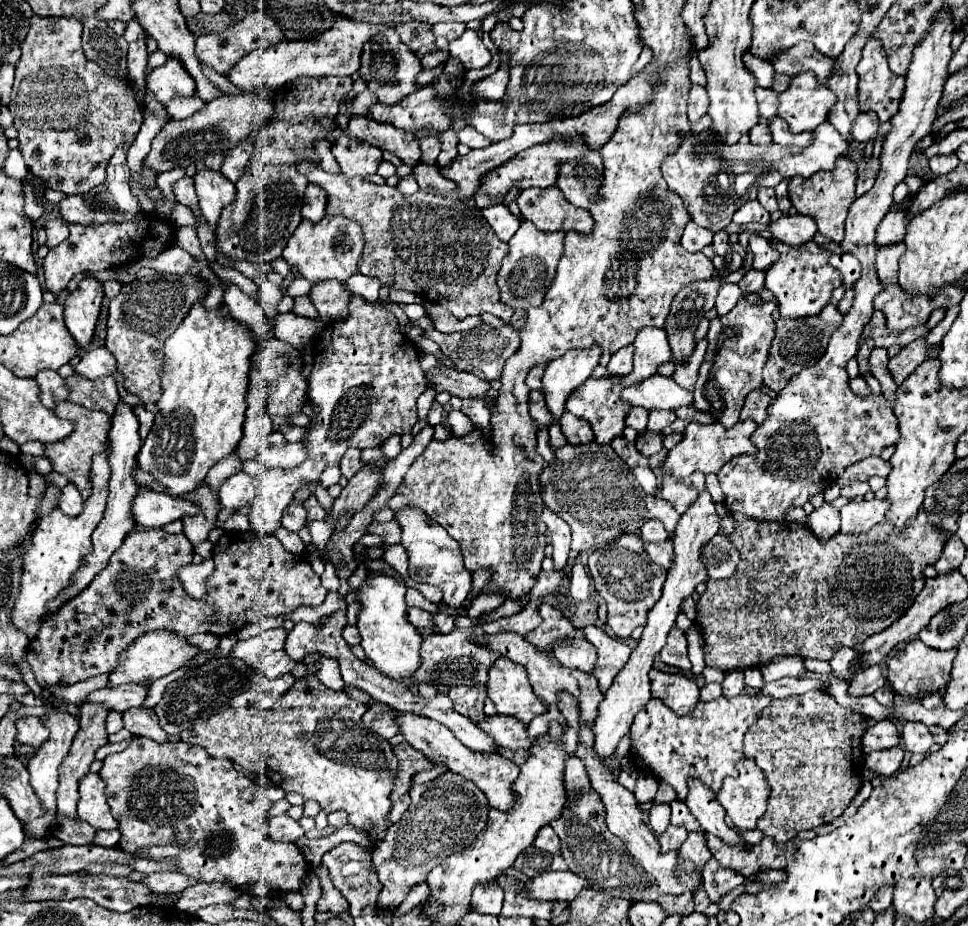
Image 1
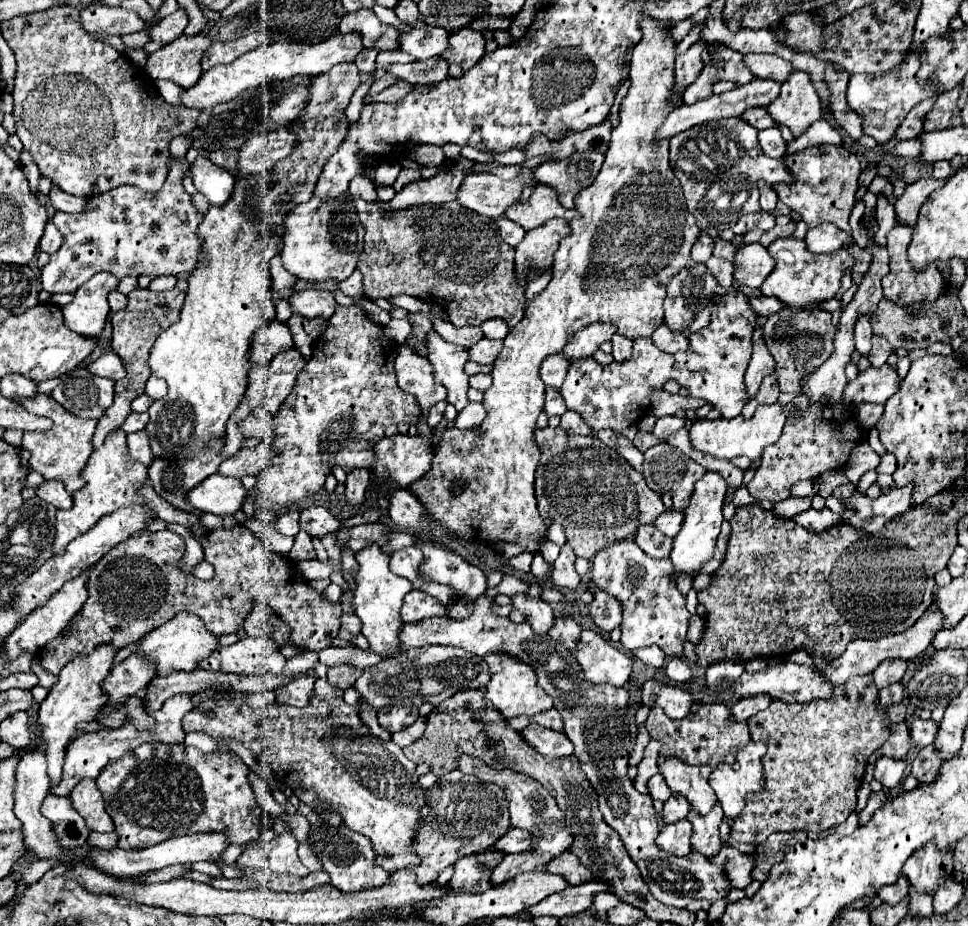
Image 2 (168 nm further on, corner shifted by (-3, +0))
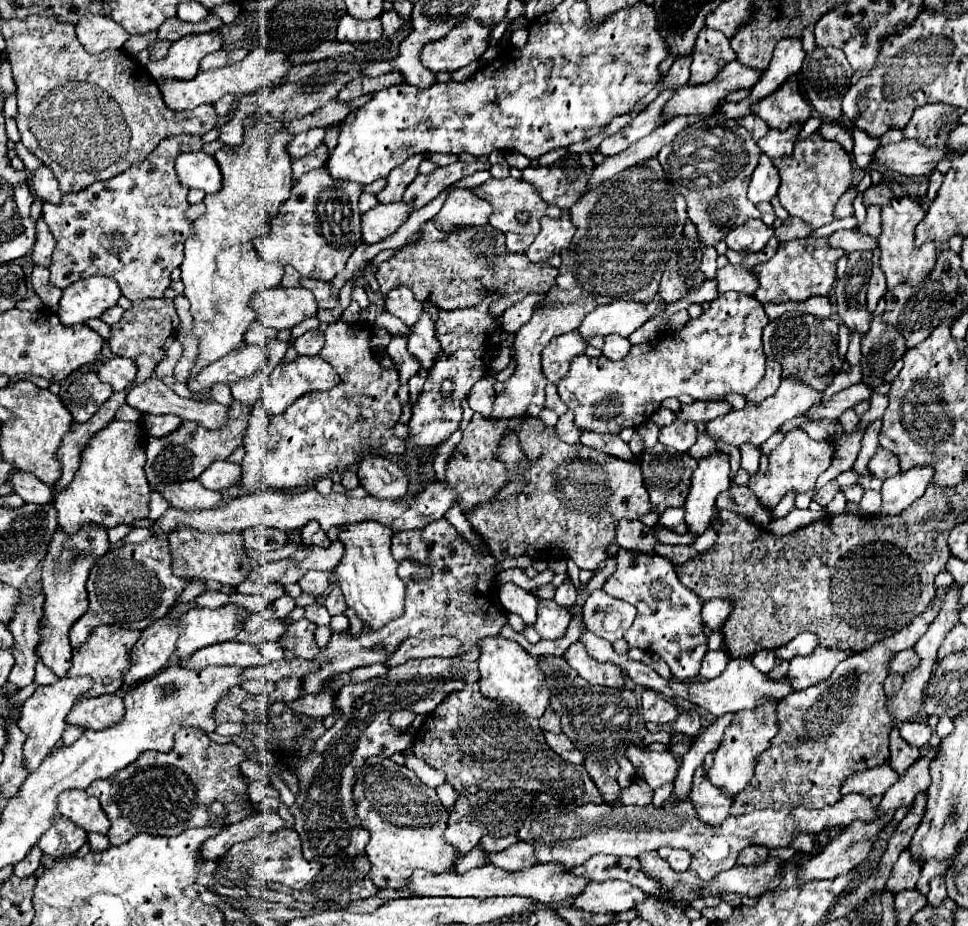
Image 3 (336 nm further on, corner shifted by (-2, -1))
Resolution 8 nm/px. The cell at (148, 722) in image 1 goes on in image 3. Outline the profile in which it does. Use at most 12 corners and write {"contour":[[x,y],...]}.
{"contour":[[89,697],[75,703],[67,725],[107,729],[121,721],[123,699]]}

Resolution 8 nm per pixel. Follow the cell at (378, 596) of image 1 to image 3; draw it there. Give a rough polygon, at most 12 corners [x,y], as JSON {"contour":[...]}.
{"contour":[[377,523],[339,527],[339,587],[379,629],[403,613],[405,581],[393,533]]}

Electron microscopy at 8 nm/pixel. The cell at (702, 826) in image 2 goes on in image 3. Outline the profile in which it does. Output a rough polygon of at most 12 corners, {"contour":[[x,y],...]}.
{"contour":[[703,767],[693,775],[689,797],[699,819],[721,825],[733,797],[707,779]]}

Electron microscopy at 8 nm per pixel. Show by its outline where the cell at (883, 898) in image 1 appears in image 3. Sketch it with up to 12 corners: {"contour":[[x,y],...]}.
{"contour":[[901,851],[893,865],[887,889],[899,893],[913,889],[921,873],[921,865]]}

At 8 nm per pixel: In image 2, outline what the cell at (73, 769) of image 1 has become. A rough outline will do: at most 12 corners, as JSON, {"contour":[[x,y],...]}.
{"contour":[[132,654],[102,682],[108,706],[140,694],[156,676],[152,664]]}

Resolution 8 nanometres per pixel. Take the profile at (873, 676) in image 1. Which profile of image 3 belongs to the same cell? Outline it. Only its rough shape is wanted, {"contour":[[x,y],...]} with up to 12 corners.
{"contour":[[913,649],[899,651],[891,661],[891,671],[909,673],[919,665]]}

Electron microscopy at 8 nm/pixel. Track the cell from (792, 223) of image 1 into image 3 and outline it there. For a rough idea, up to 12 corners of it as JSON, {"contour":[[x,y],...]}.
{"contour":[[851,231],[829,237],[831,247],[845,253],[875,251],[877,239]]}

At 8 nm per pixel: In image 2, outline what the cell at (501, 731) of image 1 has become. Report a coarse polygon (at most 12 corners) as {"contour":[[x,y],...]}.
{"contour":[[528,724],[522,740],[542,756],[570,756],[572,742],[562,732]]}

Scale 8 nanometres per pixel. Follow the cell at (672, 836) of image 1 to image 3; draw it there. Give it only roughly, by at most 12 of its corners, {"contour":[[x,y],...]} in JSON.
{"contour":[[661,847],[659,857],[675,873],[689,867],[691,855],[685,849]]}

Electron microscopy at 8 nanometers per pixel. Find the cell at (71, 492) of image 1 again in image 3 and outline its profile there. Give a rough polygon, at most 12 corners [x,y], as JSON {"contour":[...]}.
{"contour":[[13,471],[7,481],[27,503],[51,503],[53,489],[31,473]]}

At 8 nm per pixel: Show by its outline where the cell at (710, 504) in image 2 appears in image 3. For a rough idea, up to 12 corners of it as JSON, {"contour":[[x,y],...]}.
{"contour":[[729,455],[699,459],[685,501],[689,531],[701,535],[715,499],[731,487]]}

